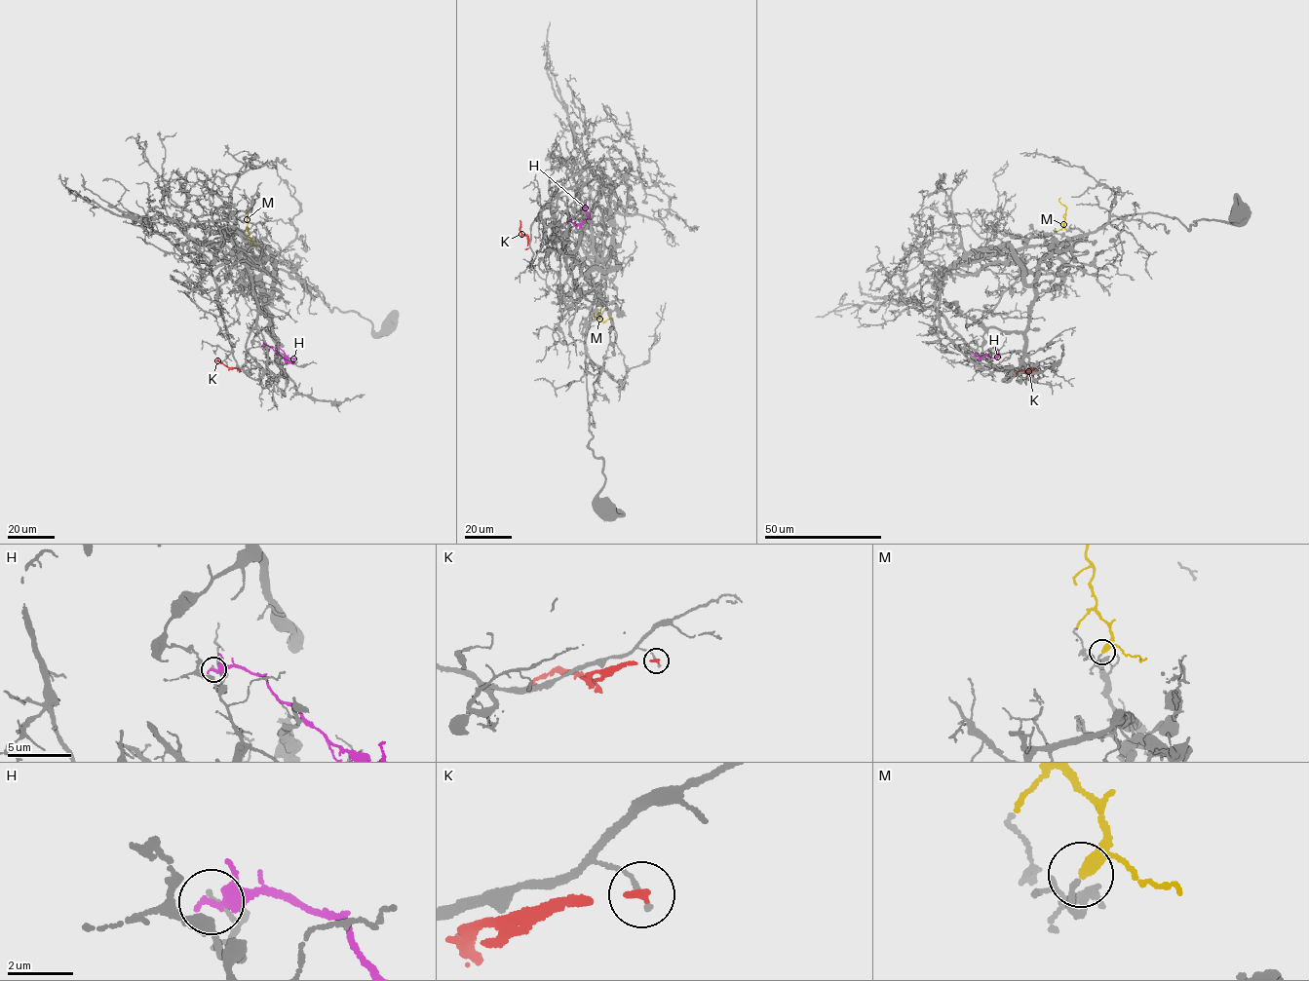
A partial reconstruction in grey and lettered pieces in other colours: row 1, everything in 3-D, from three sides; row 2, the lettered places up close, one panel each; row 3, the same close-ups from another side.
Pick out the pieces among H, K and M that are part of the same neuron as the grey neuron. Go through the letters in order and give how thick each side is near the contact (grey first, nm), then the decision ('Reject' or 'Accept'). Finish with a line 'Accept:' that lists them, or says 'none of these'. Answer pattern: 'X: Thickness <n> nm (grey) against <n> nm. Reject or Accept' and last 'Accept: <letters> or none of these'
H: Thickness 130 nm (grey) against 300 nm. Reject
K: Thickness 140 nm (grey) against 180 nm. Reject
M: Thickness 150 nm (grey) against 440 nm. Accept
Accept: M

